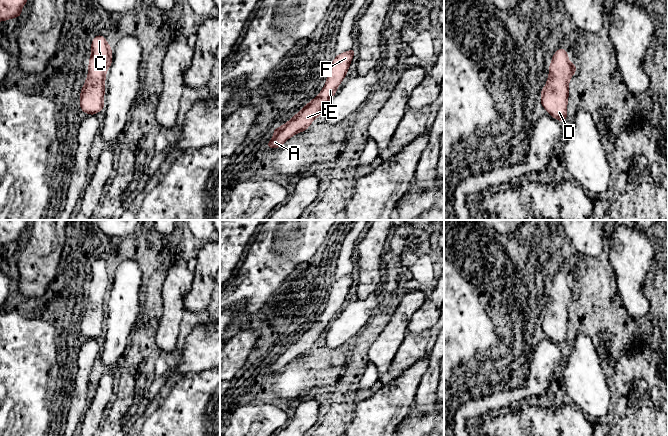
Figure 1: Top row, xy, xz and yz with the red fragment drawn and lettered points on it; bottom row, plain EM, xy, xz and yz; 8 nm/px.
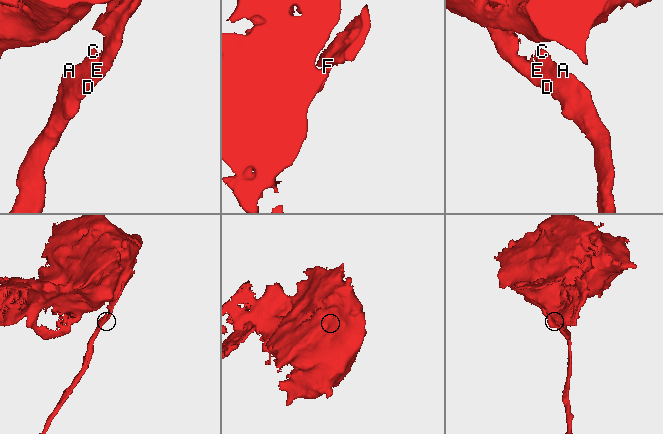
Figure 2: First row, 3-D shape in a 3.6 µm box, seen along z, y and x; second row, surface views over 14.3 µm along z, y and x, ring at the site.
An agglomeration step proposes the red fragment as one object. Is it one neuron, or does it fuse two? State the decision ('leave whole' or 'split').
split

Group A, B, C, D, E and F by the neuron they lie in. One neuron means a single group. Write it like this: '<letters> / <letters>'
A B D / C E F

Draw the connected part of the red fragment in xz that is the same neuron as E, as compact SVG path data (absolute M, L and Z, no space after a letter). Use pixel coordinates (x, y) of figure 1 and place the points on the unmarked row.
M356 273L337 278L329 291L326 307L320 317L311 325L320 335L324 335L330 323L337 316L337 312L347 299L350 287L353 283Z

